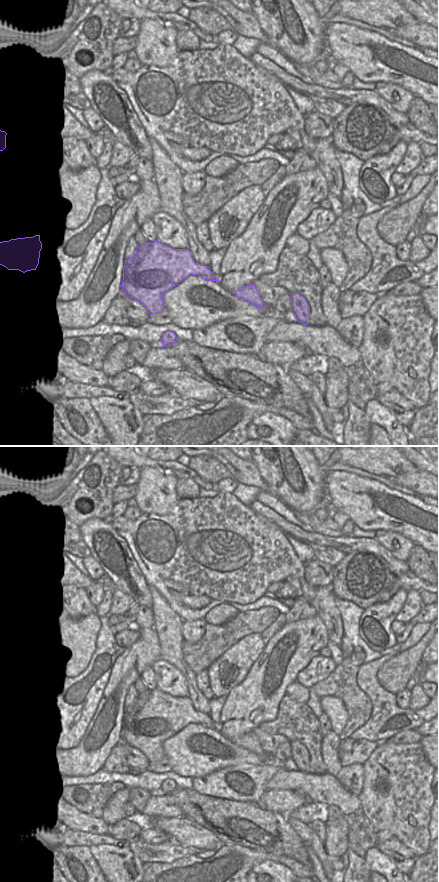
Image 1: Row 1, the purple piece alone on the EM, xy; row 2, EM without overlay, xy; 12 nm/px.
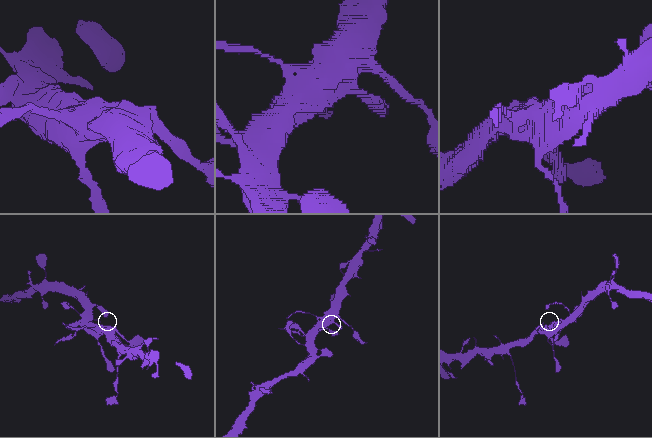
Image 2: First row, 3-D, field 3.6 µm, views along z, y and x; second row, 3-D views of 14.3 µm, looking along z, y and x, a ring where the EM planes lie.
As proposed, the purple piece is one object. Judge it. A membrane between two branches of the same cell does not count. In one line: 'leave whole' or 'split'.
leave whole

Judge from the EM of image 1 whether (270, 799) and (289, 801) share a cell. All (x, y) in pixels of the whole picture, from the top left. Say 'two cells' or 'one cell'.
one cell

